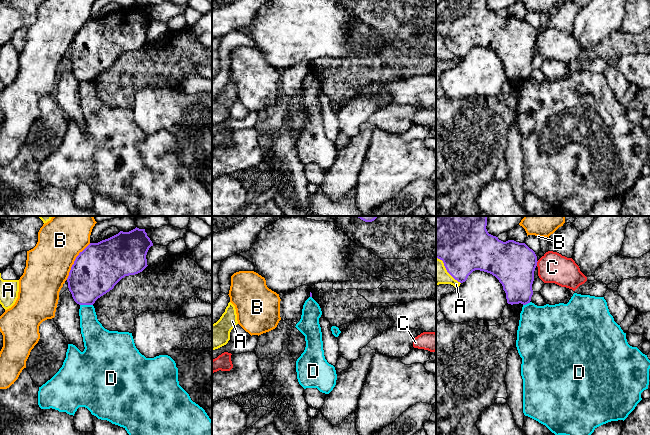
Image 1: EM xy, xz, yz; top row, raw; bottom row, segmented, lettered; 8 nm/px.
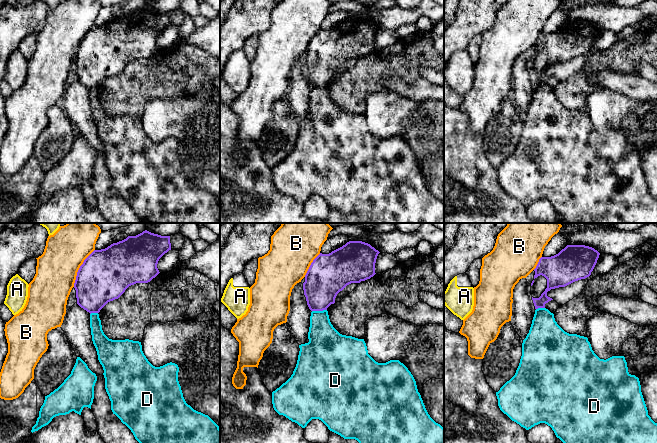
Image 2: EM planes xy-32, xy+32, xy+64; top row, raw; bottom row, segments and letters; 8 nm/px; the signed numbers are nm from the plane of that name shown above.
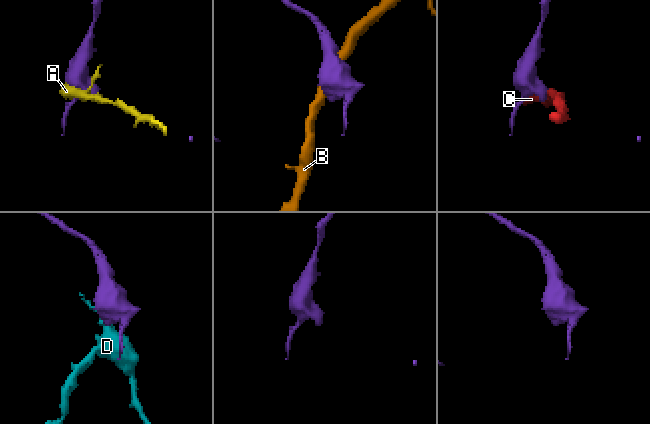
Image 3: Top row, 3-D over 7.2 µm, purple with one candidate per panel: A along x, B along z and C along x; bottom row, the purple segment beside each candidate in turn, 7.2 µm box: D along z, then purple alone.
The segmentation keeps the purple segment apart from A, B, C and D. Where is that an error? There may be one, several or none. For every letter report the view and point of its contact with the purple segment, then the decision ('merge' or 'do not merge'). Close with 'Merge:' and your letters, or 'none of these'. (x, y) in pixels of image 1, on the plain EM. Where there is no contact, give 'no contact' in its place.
A: yz (446, 45) | do not merge
B: xy (74, 37) | do not merge
C: yz (536, 39) | do not merge
D: xy (86, 80) | do not merge
Merge: none of these

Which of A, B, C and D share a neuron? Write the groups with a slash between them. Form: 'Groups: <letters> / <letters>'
Groups: A / B / C / D

